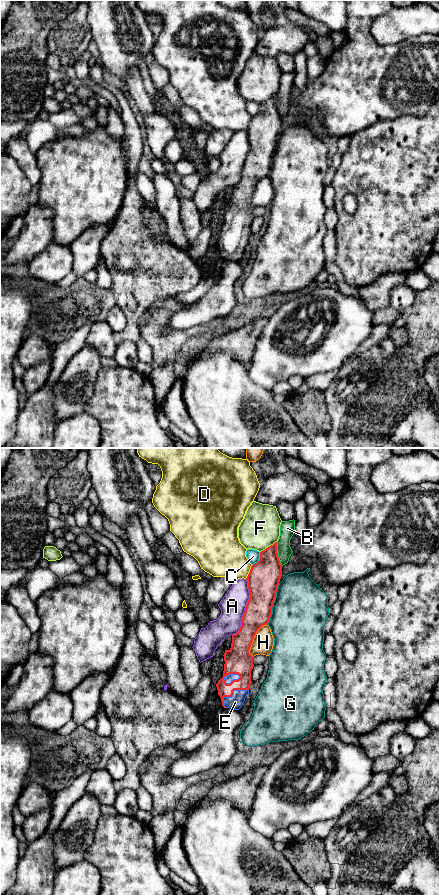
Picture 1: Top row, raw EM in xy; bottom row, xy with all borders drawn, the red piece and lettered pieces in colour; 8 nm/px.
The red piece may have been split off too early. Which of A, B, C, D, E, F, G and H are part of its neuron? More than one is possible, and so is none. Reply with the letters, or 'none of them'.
E

